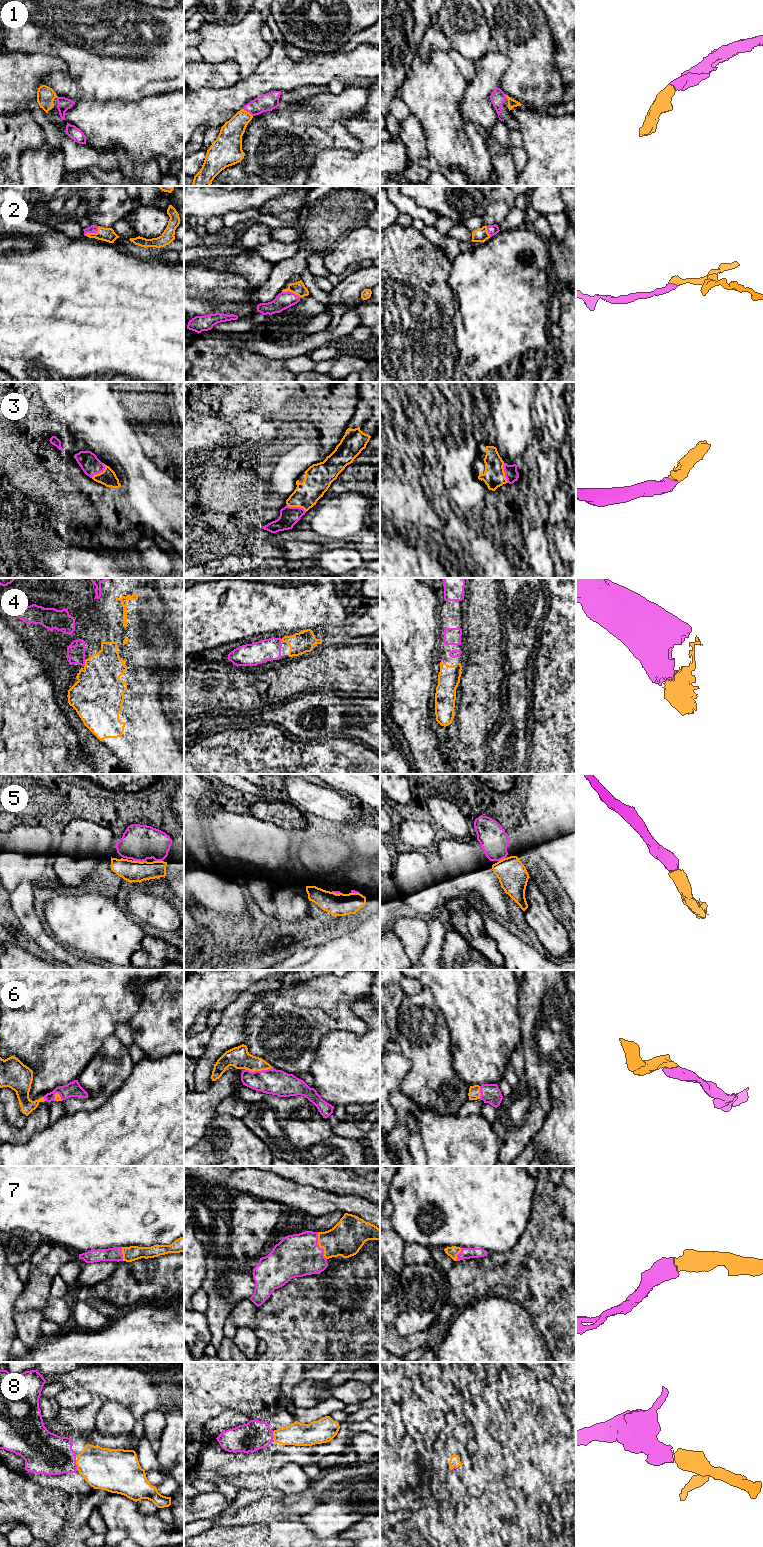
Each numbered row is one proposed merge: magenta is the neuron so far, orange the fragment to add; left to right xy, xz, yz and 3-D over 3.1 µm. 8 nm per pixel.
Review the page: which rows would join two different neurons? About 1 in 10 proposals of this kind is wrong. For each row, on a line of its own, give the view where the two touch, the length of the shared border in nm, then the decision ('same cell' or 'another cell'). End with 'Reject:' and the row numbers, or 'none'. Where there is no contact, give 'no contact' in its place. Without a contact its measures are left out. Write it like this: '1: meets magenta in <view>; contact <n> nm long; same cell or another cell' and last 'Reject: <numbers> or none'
1: meets magenta in xz; contact 100 nm long; same cell
2: meets magenta in xy; contact 130 nm long; same cell
3: meets magenta in xz; contact 180 nm long; same cell
4: meets magenta in xy; contact 60 nm long; same cell
5: meets magenta in xy; contact 110 nm long; same cell
6: meets magenta in xz; contact 220 nm long; same cell
7: meets magenta in xz; contact 240 nm long; same cell
8: meets magenta in xy; contact 80 nm long; same cell
Reject: none

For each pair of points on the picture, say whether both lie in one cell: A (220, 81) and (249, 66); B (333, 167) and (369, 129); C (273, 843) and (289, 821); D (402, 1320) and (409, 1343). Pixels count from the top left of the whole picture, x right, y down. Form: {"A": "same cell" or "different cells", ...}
{"A": "different cells", "B": "same cell", "C": "different cells", "D": "different cells"}

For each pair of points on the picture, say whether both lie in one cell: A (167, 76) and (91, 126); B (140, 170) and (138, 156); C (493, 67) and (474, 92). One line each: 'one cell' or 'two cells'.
A: two cells
B: two cells
C: one cell

